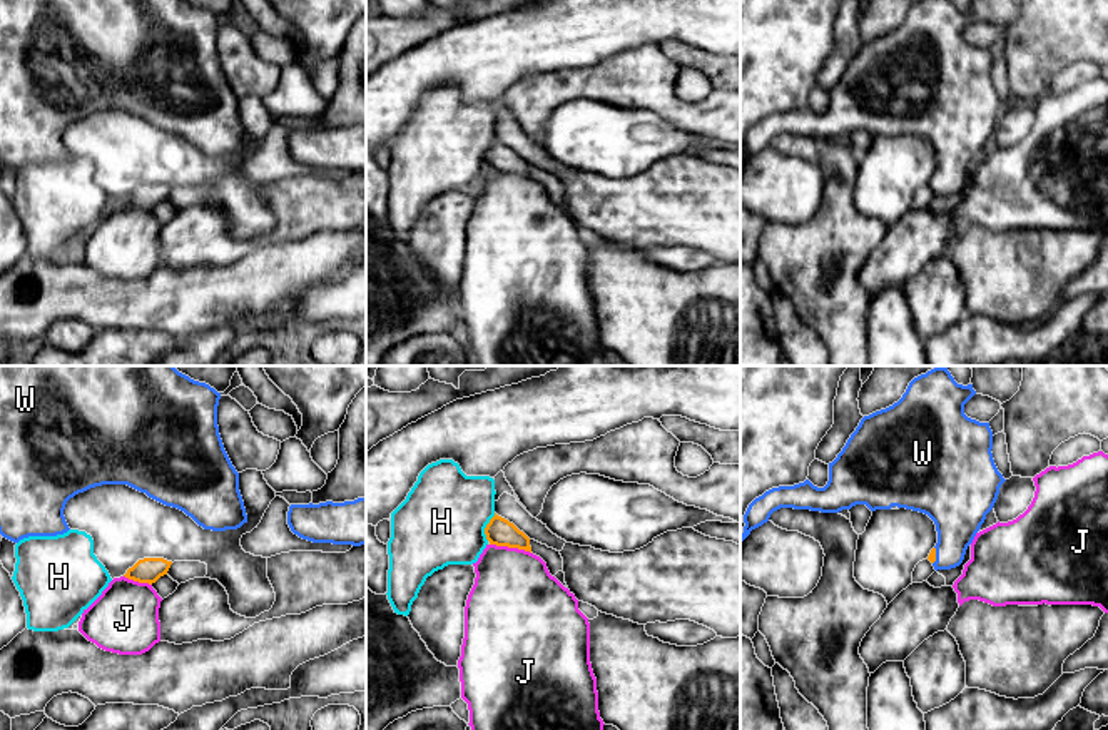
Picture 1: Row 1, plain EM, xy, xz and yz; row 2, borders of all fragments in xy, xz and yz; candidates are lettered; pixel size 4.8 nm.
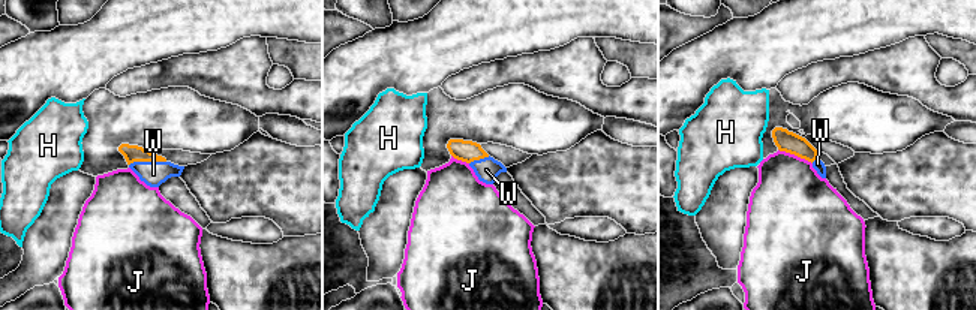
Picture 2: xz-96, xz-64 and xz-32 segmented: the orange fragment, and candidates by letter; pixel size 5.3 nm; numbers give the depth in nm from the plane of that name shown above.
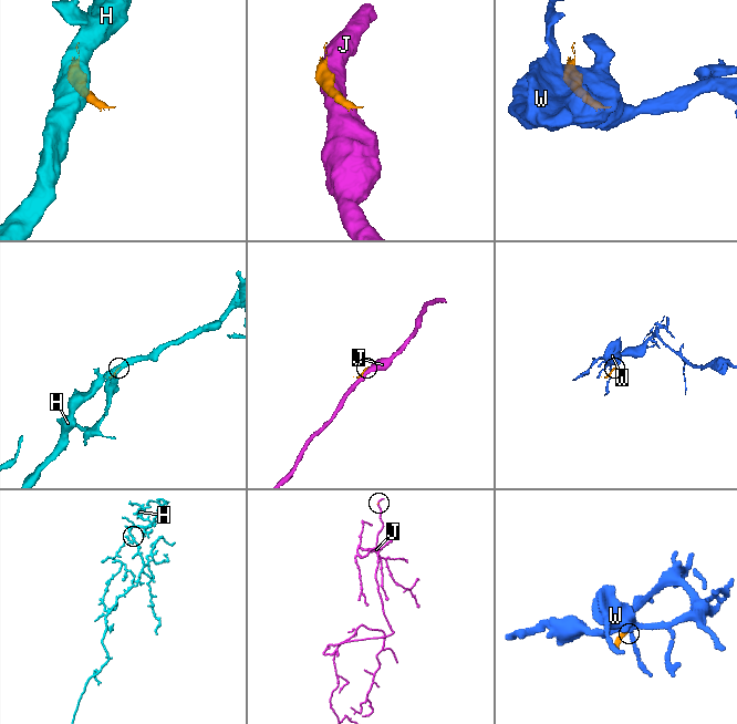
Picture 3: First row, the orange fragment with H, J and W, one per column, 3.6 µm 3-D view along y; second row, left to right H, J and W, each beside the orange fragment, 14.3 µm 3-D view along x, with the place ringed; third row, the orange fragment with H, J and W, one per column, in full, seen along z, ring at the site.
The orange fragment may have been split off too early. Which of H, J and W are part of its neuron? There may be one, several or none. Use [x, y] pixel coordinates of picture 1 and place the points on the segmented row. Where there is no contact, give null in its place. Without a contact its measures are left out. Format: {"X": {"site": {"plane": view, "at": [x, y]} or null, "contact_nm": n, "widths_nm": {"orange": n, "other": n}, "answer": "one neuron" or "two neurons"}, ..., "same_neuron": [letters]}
{"H": {"site": {"plane": "xz", "at": [487, 527]}, "contact_nm": 140, "widths_nm": {"orange": 140, "other": 420}, "answer": "two neurons"}, "J": {"site": {"plane": "xz", "at": [510, 547]}, "contact_nm": 200, "widths_nm": {"orange": 140, "other": 420}, "answer": "two neurons"}, "W": {"site": {"plane": "yz", "at": [935, 555]}, "contact_nm": 90, "widths_nm": {"orange": 40, "other": 260}, "answer": "one neuron"}, "same_neuron": ["W"]}

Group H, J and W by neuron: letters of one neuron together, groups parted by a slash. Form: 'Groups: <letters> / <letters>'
Groups: H / J / W

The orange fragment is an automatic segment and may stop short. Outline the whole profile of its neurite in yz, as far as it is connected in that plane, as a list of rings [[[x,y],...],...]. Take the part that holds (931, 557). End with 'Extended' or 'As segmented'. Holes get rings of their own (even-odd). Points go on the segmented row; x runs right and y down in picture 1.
[[[946,366],[914,378],[897,403],[861,419],[842,451],[829,463],[824,488],[806,479],[755,498],[744,515],[742,541],[780,508],[839,513],[856,504],[866,504],[871,511],[897,506],[924,513],[934,521],[938,543],[928,560],[936,571],[959,566],[1006,481],[993,459],[989,423],[964,414],[964,404],[974,394],[973,384],[958,384]]]. Extended

